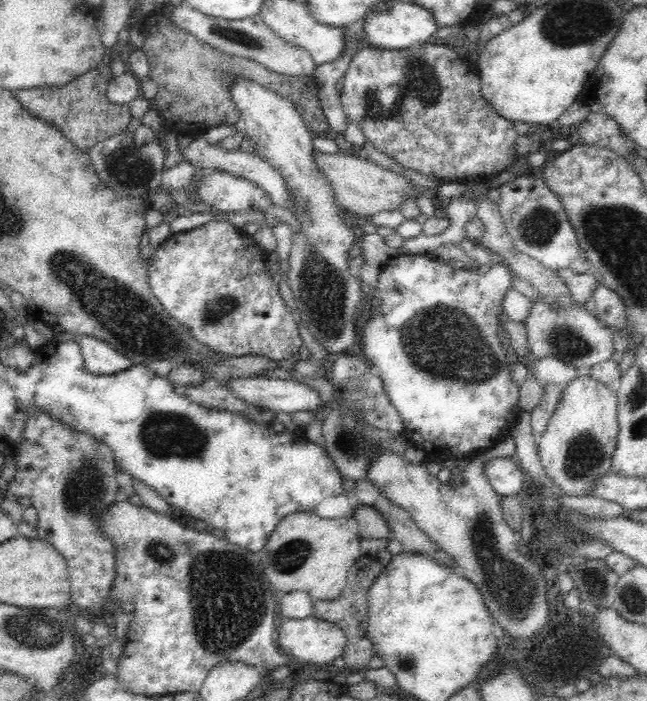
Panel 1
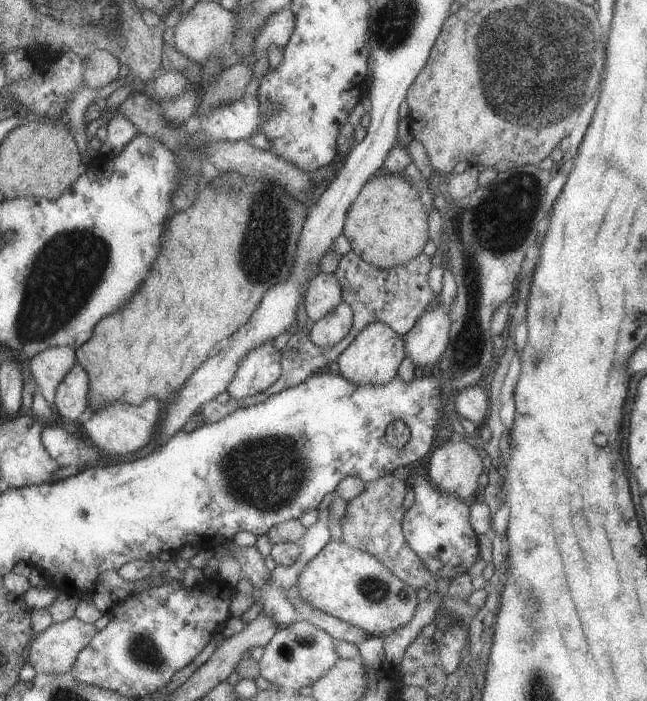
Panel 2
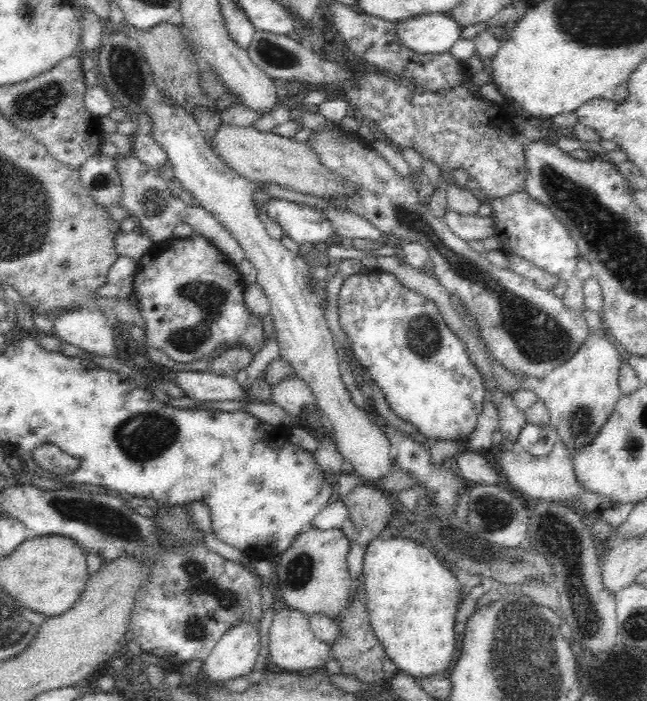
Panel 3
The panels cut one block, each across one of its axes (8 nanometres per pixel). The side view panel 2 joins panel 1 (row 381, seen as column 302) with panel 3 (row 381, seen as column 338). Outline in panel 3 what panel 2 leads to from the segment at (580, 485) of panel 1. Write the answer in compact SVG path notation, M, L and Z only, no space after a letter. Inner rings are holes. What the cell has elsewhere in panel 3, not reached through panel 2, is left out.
M590 329L586 340L572 354L572 358L556 366L544 378L519 377L511 372L507 376L504 390L508 393L512 393L516 388L533 390L549 410L551 424L556 427L559 438L566 448L574 450L588 446L614 412L615 404L622 396L618 384L620 354L612 341L607 333L594 333L594 330Z

